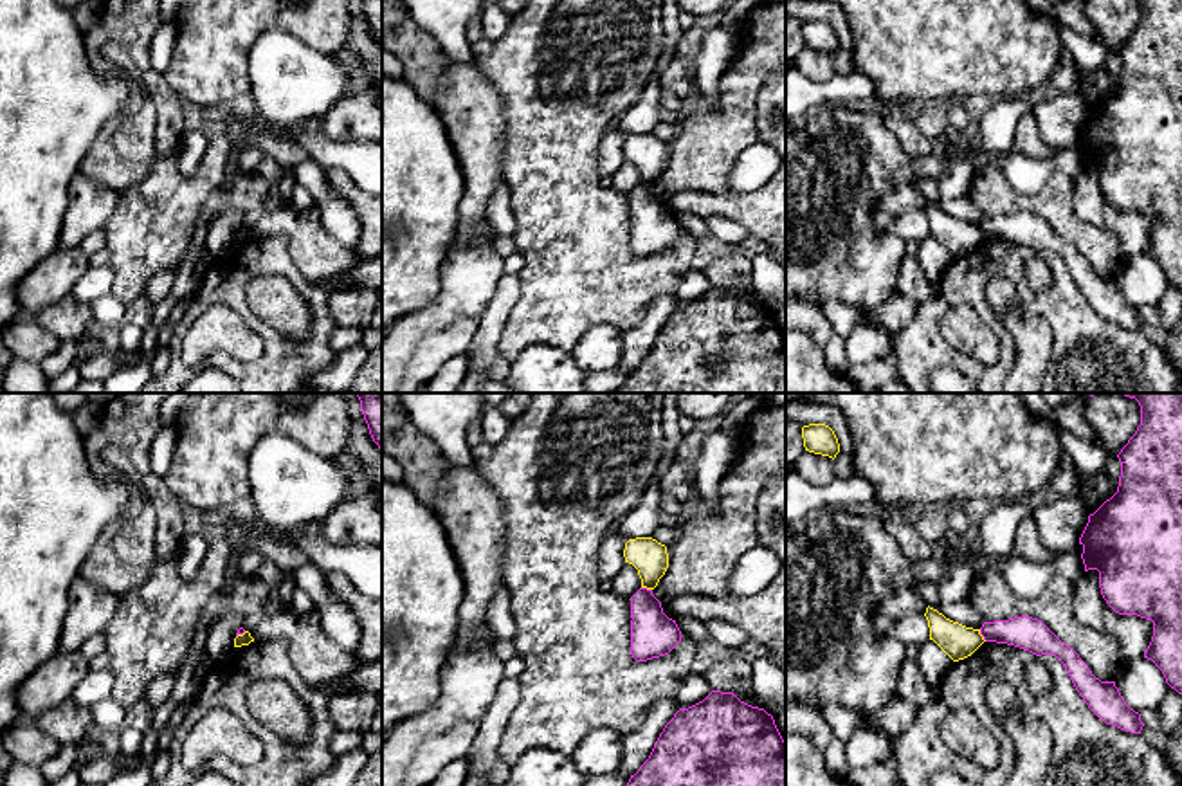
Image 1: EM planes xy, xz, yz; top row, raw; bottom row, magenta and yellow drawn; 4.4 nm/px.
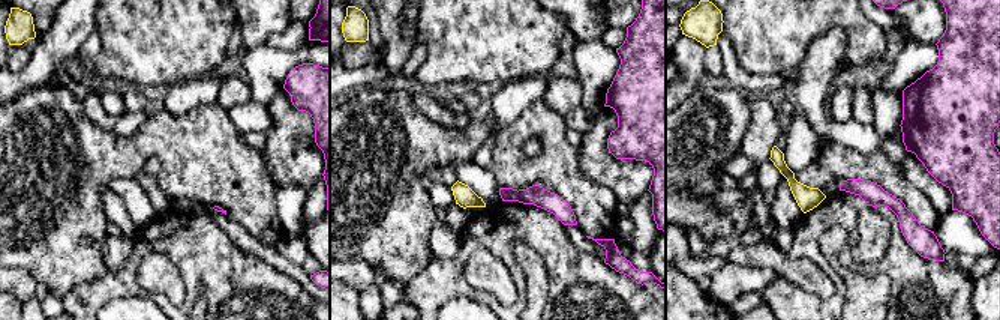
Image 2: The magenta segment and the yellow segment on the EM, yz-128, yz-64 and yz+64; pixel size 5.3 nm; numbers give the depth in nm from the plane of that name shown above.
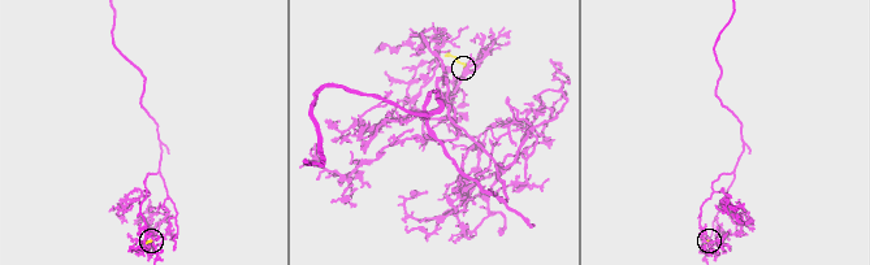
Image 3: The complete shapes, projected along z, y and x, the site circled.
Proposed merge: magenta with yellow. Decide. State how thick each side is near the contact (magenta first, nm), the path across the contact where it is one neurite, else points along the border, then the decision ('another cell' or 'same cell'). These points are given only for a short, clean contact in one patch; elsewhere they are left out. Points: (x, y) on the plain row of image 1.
150/150 nm | along yz (979, 226), (986, 237) | another cell

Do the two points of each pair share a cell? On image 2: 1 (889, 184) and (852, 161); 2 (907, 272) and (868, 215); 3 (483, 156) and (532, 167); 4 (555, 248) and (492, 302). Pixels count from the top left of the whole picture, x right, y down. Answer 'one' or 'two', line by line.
1: one
2: two
3: two
4: one

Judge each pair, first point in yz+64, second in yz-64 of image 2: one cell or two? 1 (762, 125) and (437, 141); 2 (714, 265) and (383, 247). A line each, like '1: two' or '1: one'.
1: two
2: two

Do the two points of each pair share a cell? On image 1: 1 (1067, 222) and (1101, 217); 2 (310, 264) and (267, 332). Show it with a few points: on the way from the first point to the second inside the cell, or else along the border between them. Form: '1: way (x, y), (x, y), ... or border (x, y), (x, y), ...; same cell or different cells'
1: border (1074, 179), (1074, 211), (1109, 229), (1118, 247); different cells
2: border (283, 237), (292, 265), (310, 282), (319, 283); different cells

